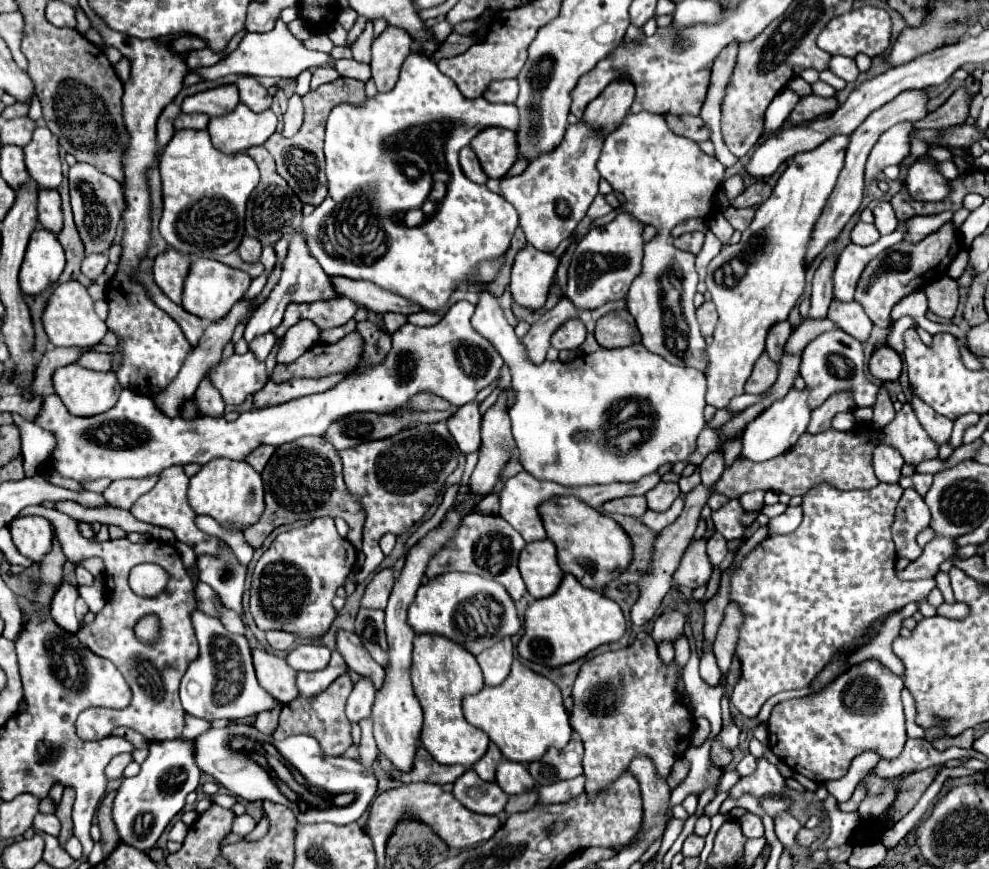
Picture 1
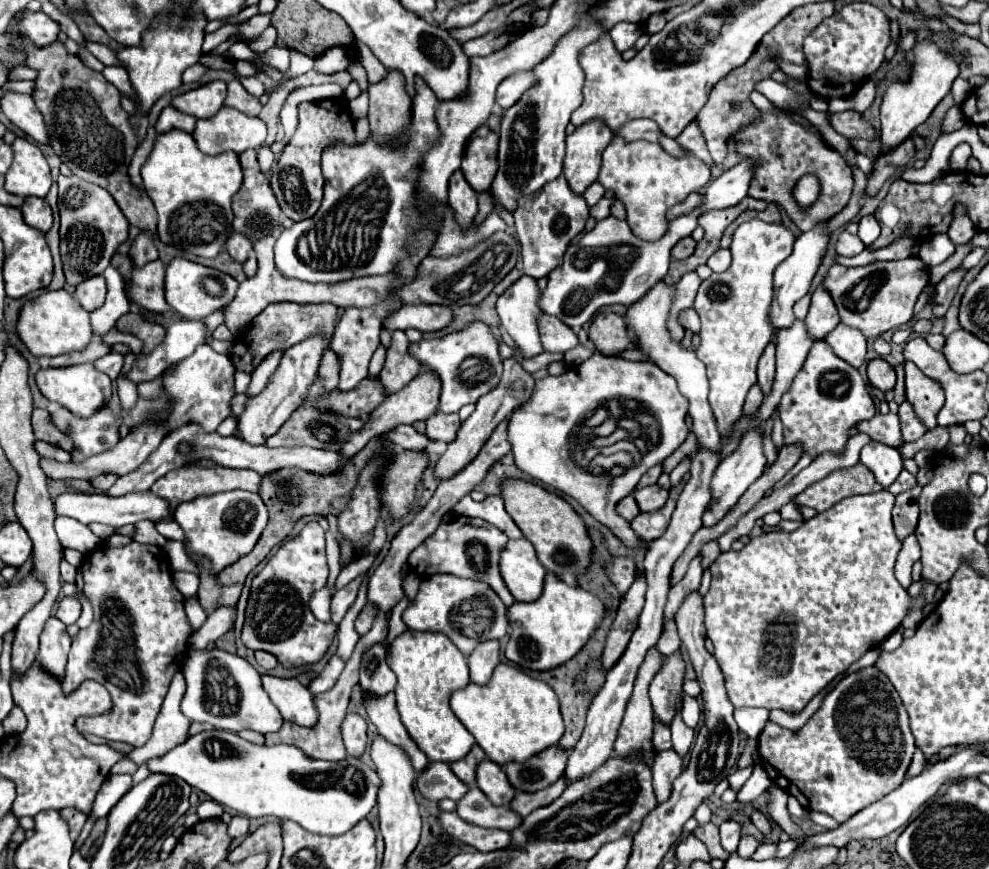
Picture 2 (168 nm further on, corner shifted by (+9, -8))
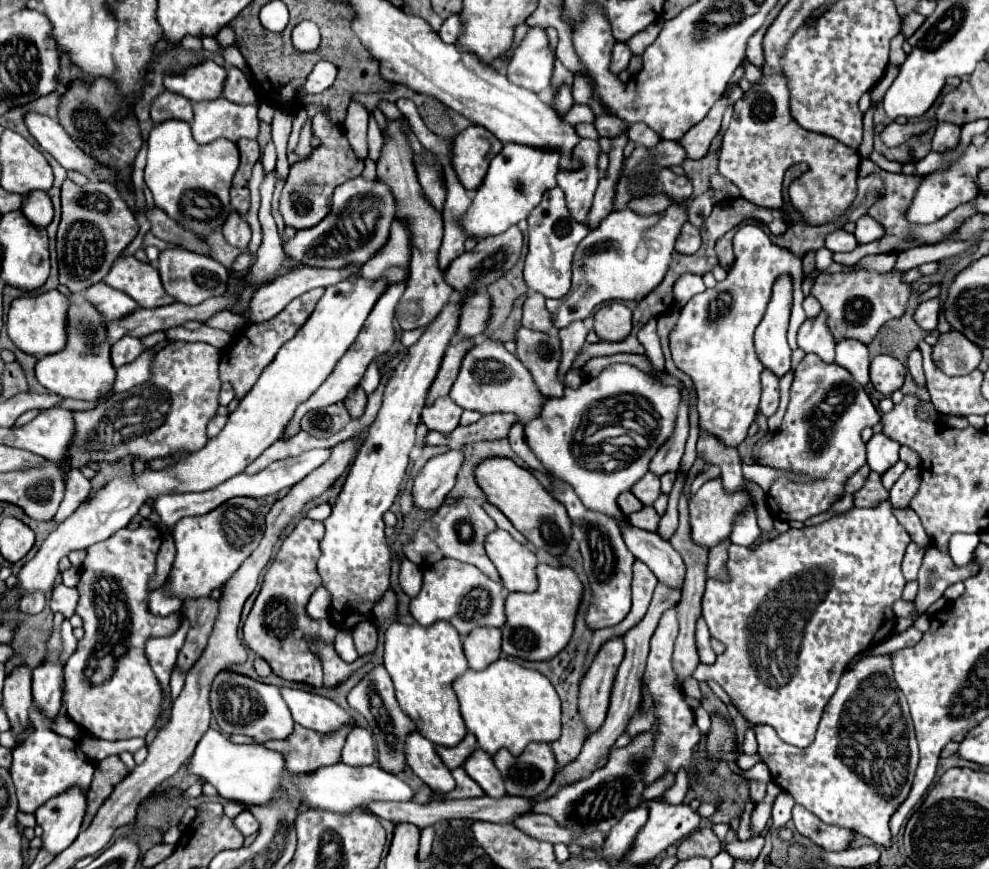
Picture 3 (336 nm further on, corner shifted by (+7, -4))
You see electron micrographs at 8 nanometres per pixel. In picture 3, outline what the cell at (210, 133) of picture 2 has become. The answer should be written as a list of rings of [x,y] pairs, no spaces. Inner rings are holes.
[[[223,97],[217,101],[203,101],[195,105],[195,119],[191,123],[193,137],[197,143],[205,145],[215,139],[229,139],[237,143],[239,139],[257,139],[259,117],[253,105],[235,105]]]

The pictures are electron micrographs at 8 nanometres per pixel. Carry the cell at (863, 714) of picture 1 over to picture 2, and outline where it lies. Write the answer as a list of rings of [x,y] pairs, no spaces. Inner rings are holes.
[[[867,667],[847,675],[797,733],[767,721],[763,733],[759,735],[757,753],[763,767],[767,767],[773,785],[791,793],[807,811],[827,813],[835,821],[845,823],[849,817],[873,801],[883,799],[905,781],[911,757],[915,753],[915,741],[909,729],[909,715],[901,703],[899,693],[877,667]]]

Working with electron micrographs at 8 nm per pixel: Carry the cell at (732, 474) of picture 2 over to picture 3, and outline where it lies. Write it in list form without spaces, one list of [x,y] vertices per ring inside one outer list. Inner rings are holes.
[[[721,477],[717,479],[709,479],[689,501],[689,513],[691,513],[691,535],[693,541],[697,541],[703,547],[715,547],[719,541],[723,541],[725,537],[729,537],[733,523],[737,519],[737,515],[745,509],[749,501],[749,493],[745,489],[737,489],[737,491],[727,491],[721,483]]]

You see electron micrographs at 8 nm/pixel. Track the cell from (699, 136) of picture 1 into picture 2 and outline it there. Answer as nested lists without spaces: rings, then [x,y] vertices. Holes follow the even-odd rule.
[[[635,119],[635,121],[623,123],[623,125],[615,131],[615,137],[623,137],[625,141],[639,141],[639,139],[655,141],[655,139],[659,139],[661,135],[659,135],[659,127],[655,125],[655,121]]]

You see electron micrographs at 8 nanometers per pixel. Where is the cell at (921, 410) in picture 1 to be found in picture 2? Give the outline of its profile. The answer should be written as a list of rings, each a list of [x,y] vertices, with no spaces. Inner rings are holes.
[[[911,361],[905,363],[905,391],[907,391],[907,401],[915,407],[917,417],[929,427],[937,427],[937,411],[943,407],[945,395],[943,389],[923,375],[919,367]]]

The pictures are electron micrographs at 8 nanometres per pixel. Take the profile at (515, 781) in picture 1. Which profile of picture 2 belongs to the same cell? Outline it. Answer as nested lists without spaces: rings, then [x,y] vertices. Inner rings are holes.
[[[485,759],[479,763],[477,775],[477,787],[491,799],[493,805],[509,805],[515,797],[515,789],[507,783],[507,777],[499,765]]]

